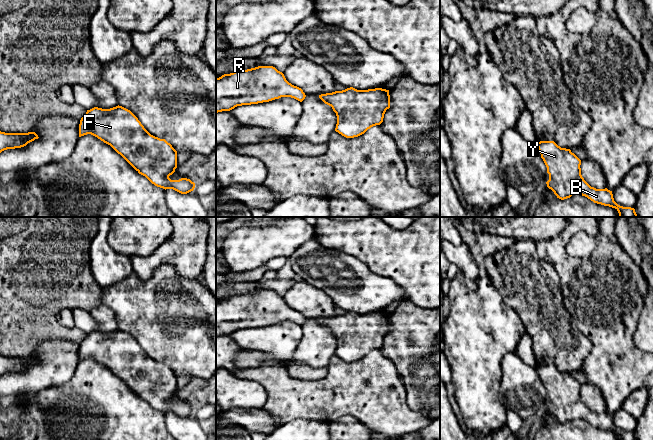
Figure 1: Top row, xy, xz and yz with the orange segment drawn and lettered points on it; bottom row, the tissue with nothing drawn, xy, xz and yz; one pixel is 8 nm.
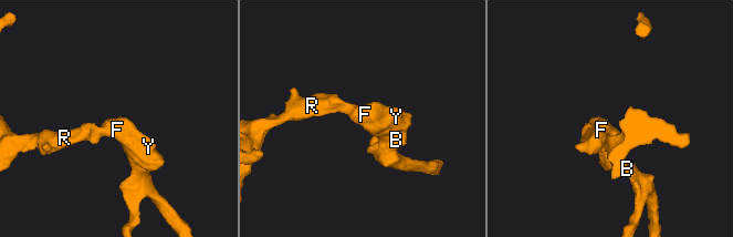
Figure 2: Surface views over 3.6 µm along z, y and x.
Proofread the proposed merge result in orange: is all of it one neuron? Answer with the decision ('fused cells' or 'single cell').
single cell

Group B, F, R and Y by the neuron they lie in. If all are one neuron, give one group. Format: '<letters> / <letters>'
B F R Y

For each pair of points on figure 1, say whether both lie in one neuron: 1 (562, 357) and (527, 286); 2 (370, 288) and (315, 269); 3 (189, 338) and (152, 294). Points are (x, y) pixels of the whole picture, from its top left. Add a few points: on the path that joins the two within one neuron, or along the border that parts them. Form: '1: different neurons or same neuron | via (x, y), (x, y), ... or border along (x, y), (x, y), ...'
1: same neuron | via (555, 339), (550, 325), (538, 304)
2: same neuron | via (356, 284), (350, 284), (338, 274), (329, 270)
3: same neuron | via (184, 327), (163, 305)

